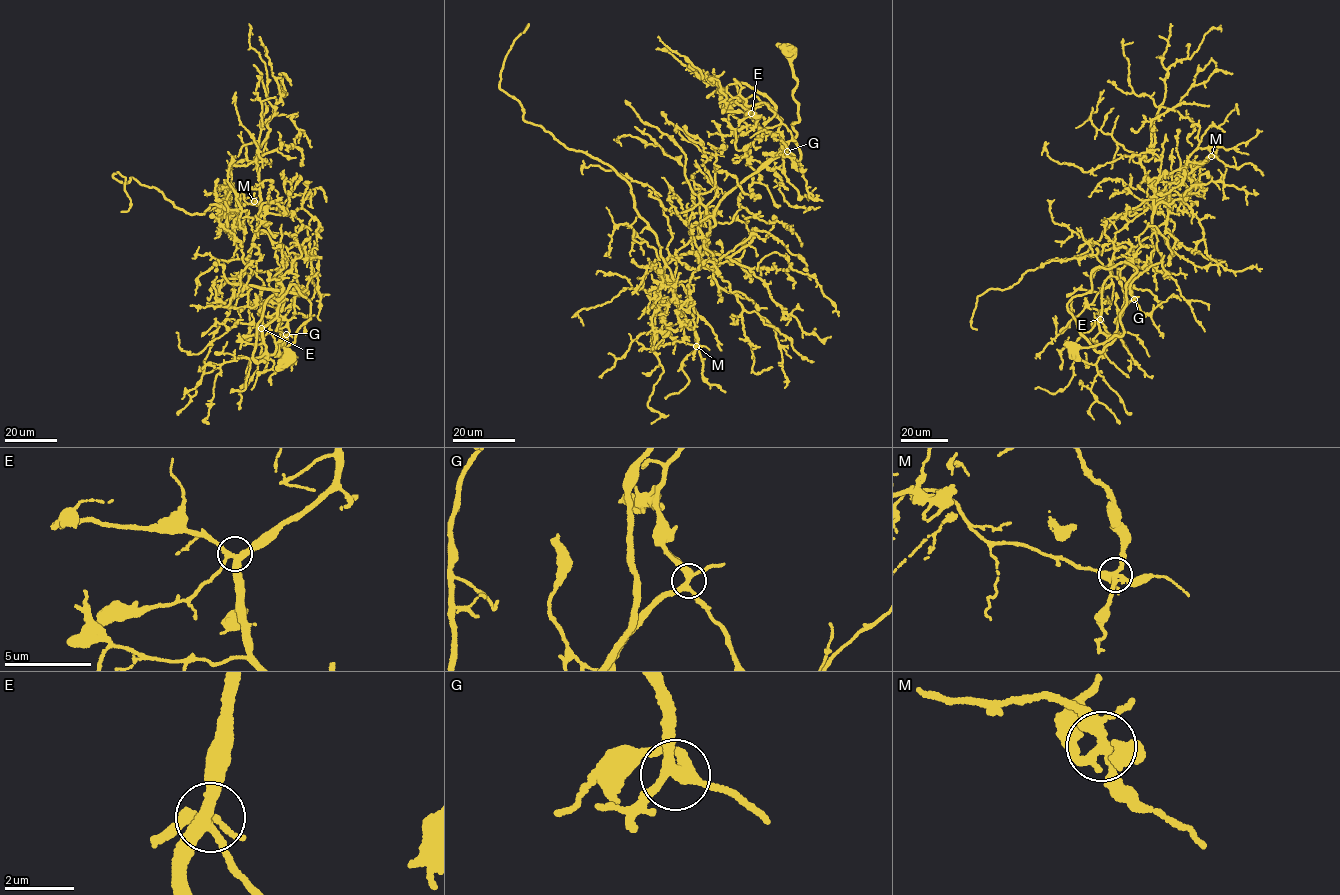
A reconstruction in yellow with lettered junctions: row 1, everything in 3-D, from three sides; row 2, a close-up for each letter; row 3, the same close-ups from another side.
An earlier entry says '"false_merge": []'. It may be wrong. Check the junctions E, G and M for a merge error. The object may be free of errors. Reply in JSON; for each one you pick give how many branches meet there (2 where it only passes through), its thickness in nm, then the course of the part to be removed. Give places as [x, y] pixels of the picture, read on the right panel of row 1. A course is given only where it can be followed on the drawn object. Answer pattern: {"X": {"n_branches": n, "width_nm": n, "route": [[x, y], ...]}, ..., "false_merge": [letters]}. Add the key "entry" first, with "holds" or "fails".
{"entry": "fails", "M": {"n_branches": 5, "width_nm": 320, "route": [[1212, 155], [1083, 254], [979, 295], [977, 329]]}, "false_merge": ["M"]}

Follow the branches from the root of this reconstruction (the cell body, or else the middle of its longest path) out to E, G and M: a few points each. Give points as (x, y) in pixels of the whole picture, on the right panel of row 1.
E: (1071, 348), (1123, 334), (1125, 261), (1095, 267), (1067, 304), (1097, 352), (1114, 339), (1100, 319)
G: (1071, 348), (1123, 333), (1137, 270), (1095, 267), (1091, 289), (1067, 305), (1094, 350), (1114, 339), (1134, 299)
M: (1071, 348), (1123, 333), (1137, 270), (1124, 262), (1142, 267), (1154, 251), (1145, 174), (1177, 183), (1212, 155)

